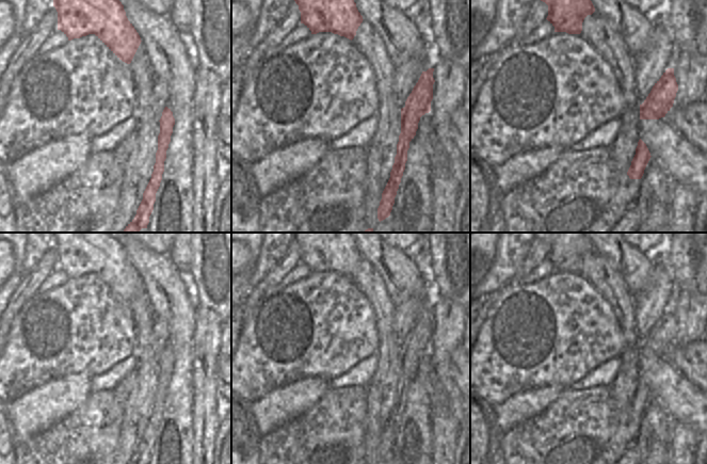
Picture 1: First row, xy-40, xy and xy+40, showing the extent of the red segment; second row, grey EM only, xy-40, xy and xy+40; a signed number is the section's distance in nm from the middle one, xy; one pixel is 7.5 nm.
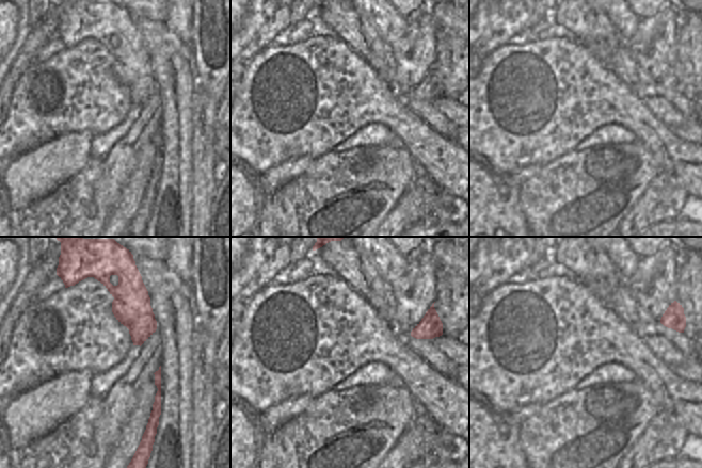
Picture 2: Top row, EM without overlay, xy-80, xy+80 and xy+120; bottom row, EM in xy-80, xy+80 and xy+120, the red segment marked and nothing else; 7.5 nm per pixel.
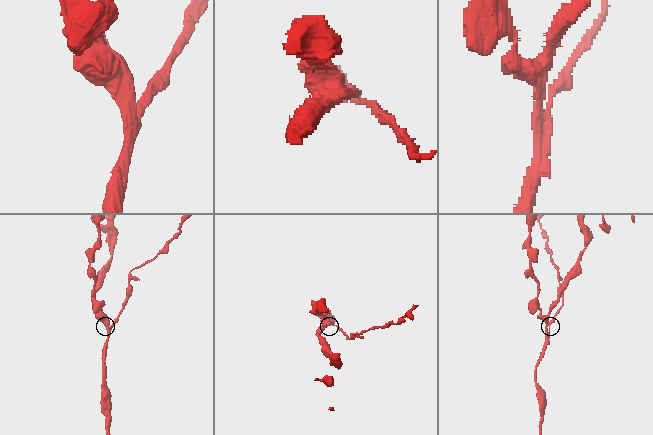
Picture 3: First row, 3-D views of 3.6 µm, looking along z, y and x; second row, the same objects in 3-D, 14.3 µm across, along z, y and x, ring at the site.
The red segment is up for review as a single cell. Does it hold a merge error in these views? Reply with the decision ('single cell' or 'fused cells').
fused cells

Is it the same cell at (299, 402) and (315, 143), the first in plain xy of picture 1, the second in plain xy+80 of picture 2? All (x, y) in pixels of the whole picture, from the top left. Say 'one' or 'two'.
two

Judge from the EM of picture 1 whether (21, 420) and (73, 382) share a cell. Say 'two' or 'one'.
one

